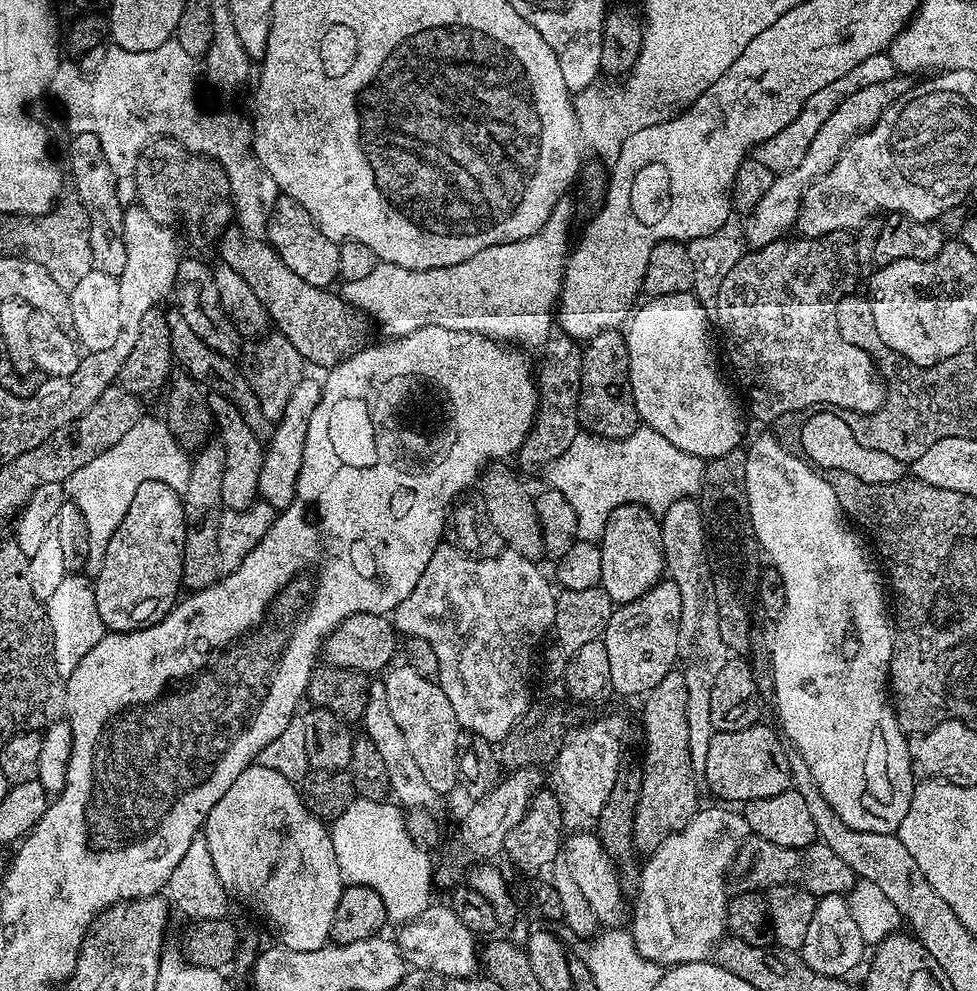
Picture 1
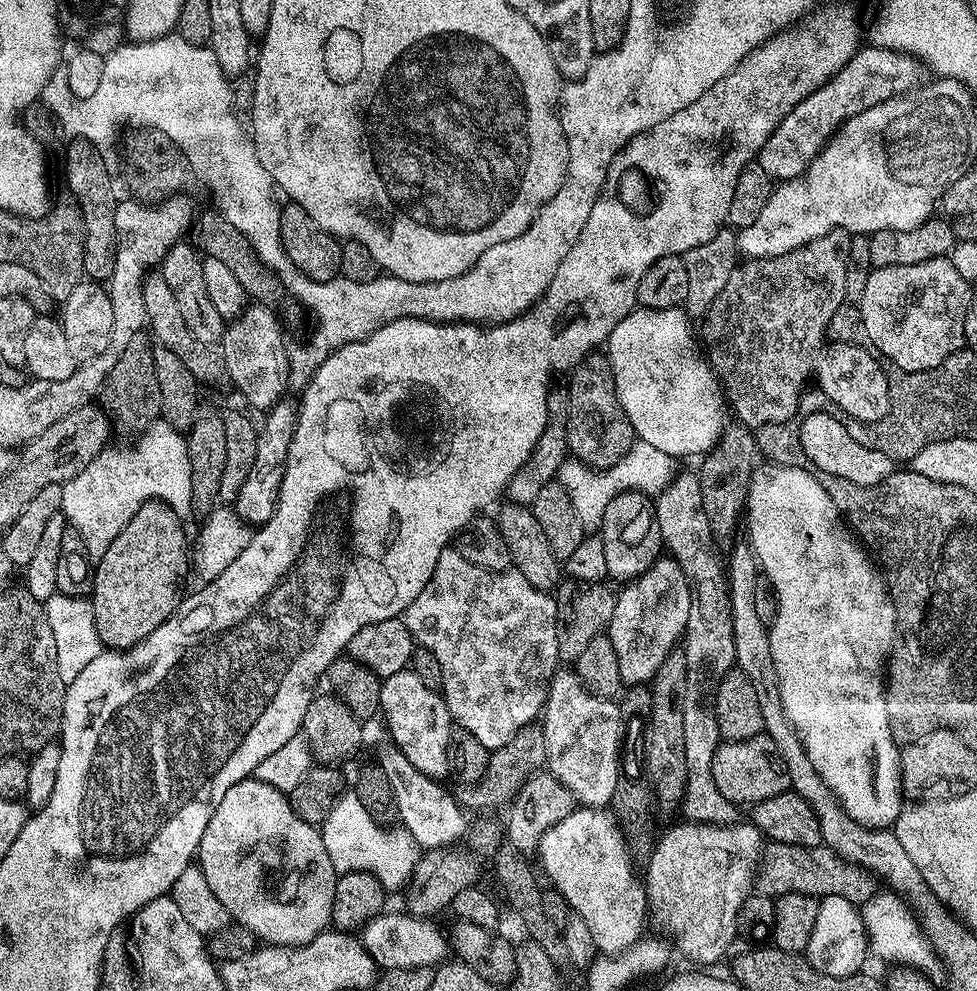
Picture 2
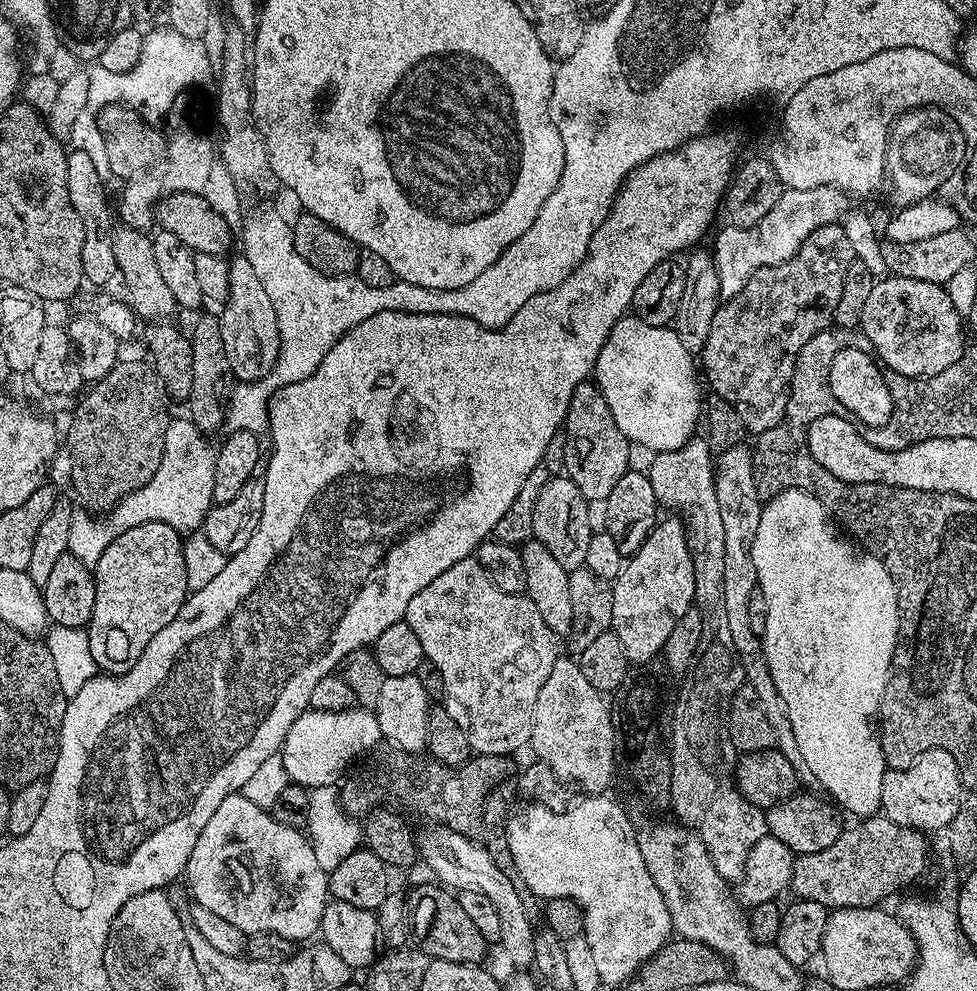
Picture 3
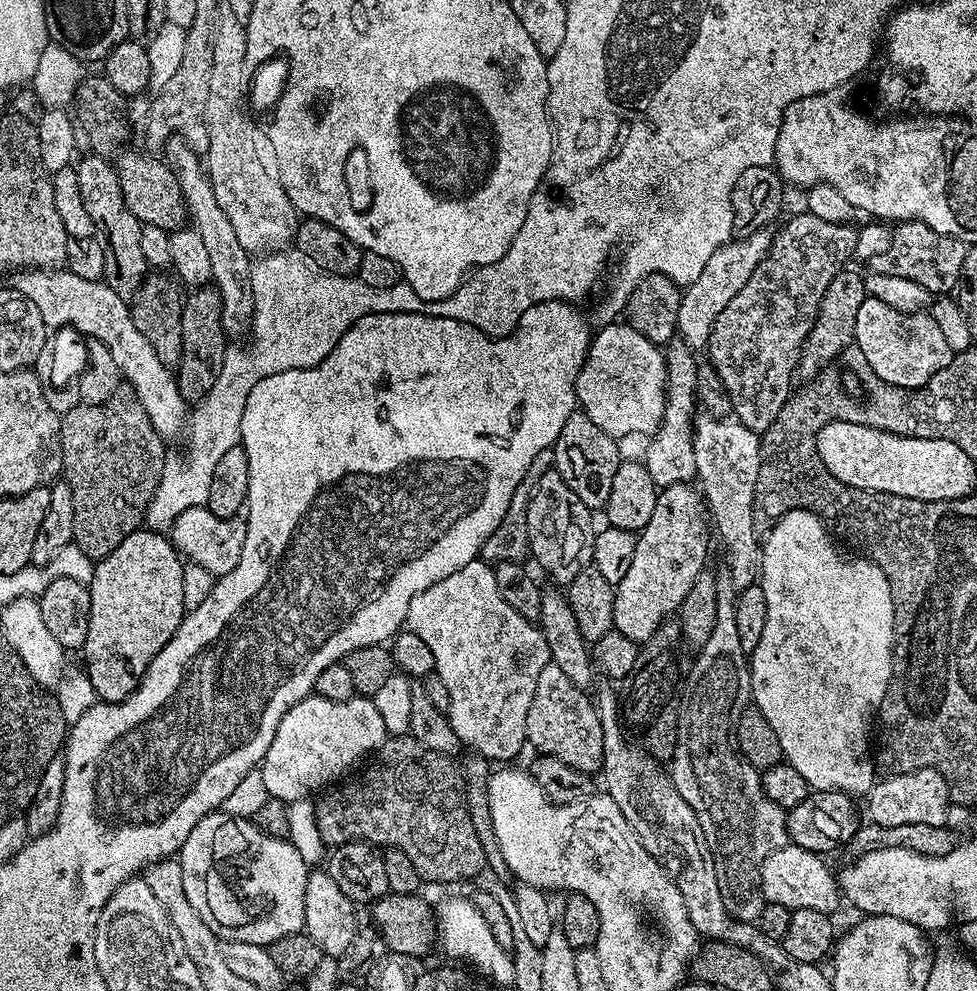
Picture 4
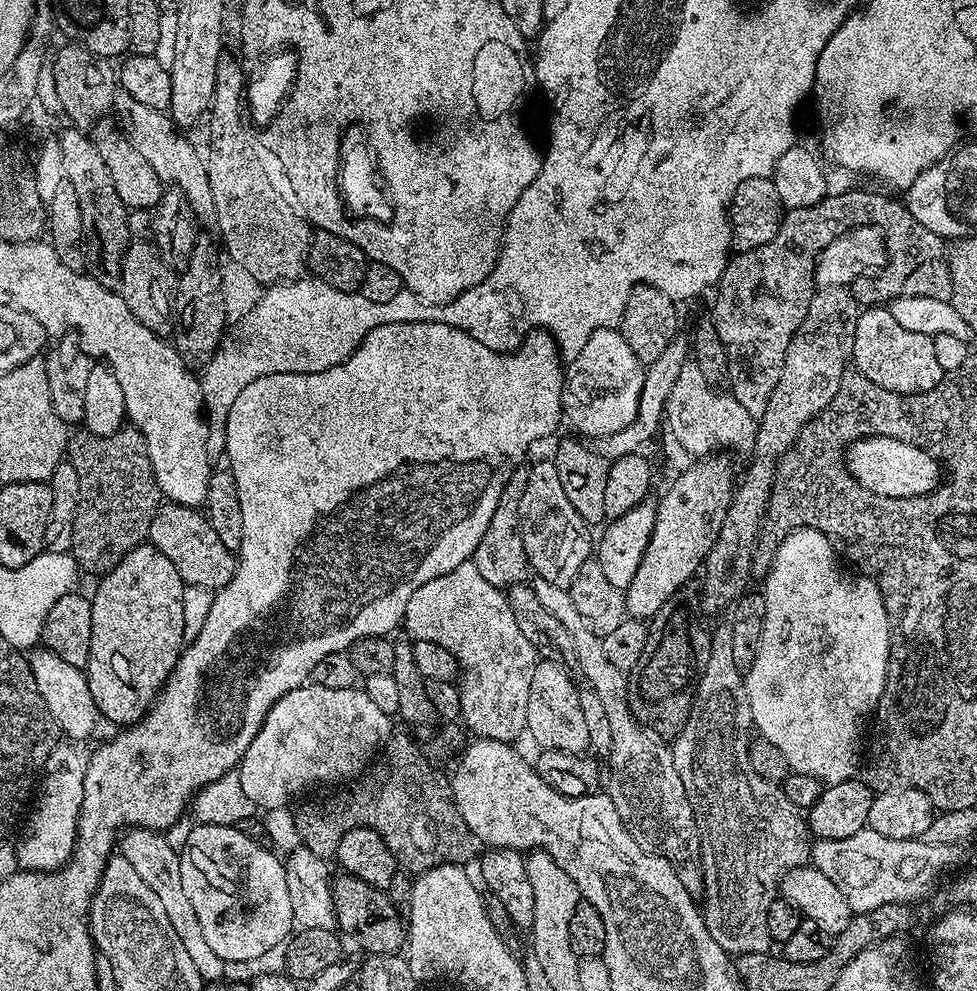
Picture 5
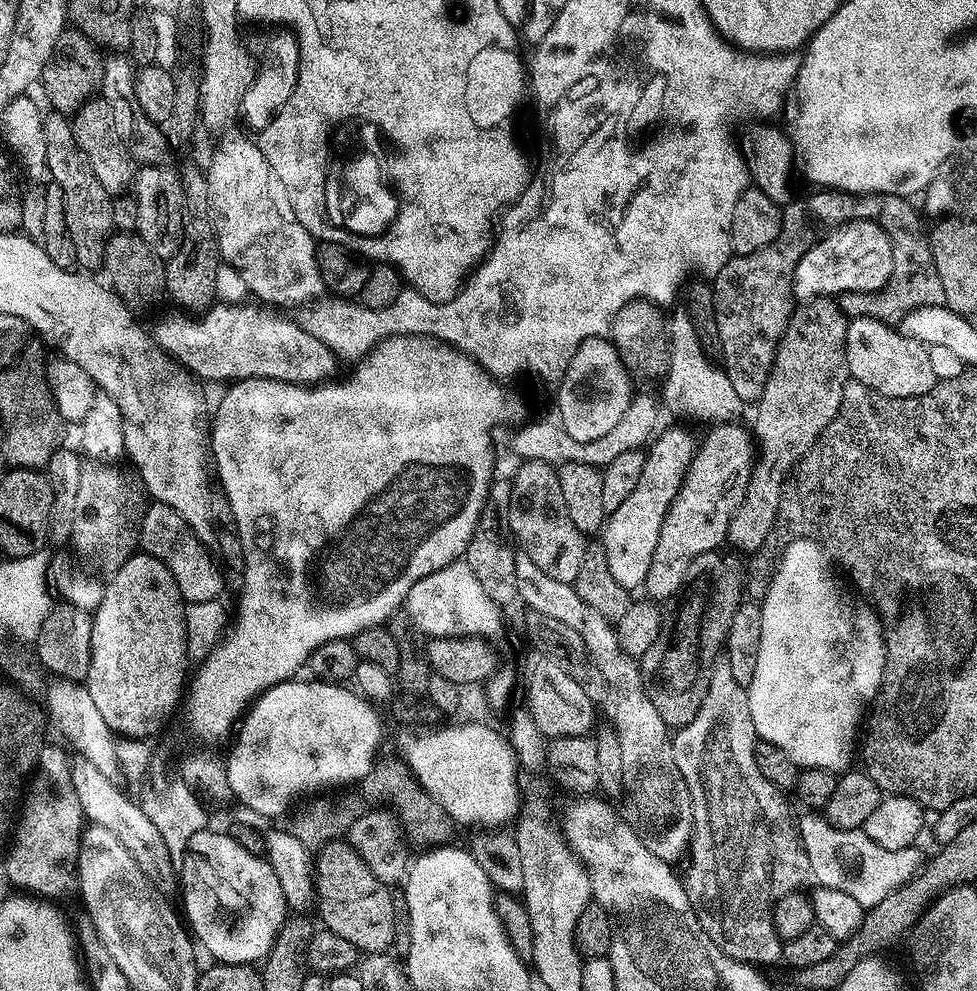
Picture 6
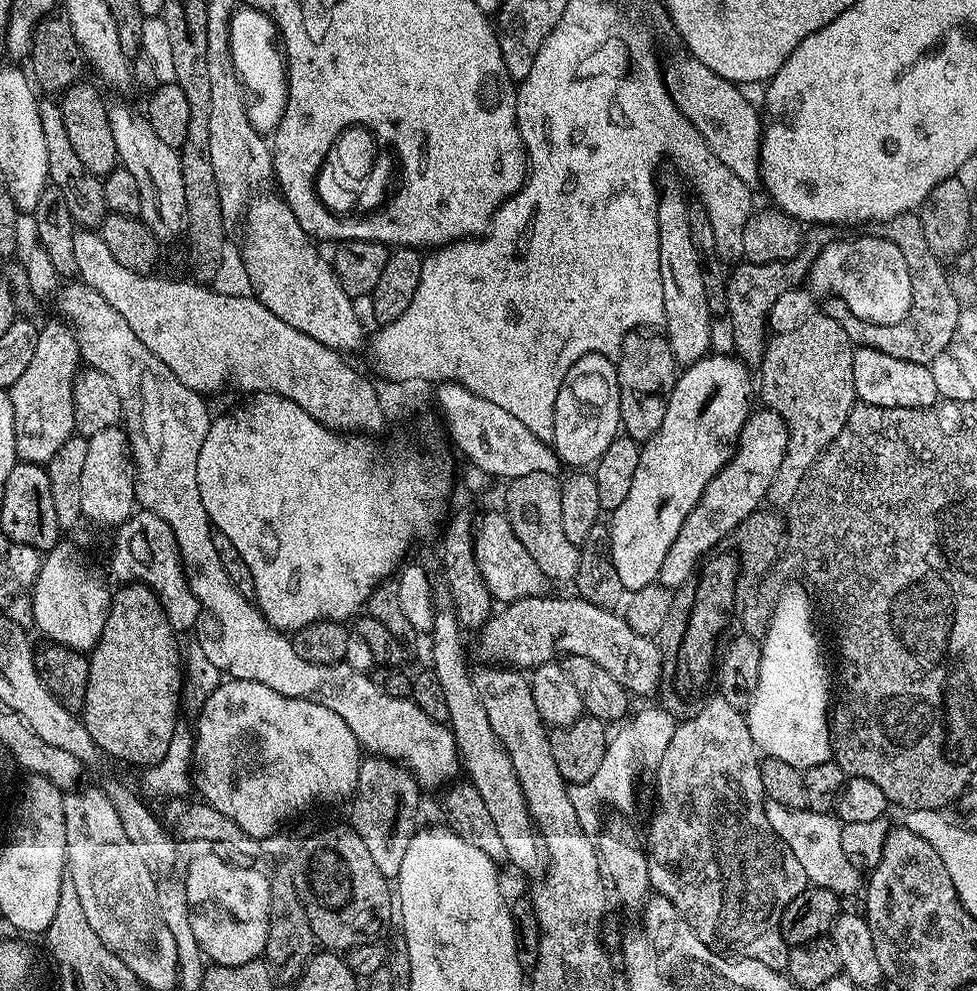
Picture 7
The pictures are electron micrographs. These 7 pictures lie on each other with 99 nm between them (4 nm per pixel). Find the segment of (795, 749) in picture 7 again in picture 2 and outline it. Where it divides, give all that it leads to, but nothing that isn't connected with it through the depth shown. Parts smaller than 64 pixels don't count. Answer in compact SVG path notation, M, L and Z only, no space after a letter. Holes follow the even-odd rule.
M768 466L765 472L753 471L746 503L749 532L747 535L750 537L752 551L758 561L759 571L767 576L776 597L776 617L772 622L768 637L770 638L770 654L774 658L774 670L778 674L778 682L782 690L782 706L786 710L786 718L790 718L801 742L806 746L806 754L810 754L810 762L814 762L814 770L818 770L818 774L822 774L822 782L826 782L826 786L834 790L846 814L850 814L854 822L867 828L891 829L902 811L900 752L896 741L892 738L884 697L886 661L892 650L892 640L896 637L896 611L892 605L888 585L878 571L873 557L854 539L853 533L845 525L844 517L834 506L830 494L826 494L826 490L816 480L815 475L807 467L804 467L805 469L803 467Z

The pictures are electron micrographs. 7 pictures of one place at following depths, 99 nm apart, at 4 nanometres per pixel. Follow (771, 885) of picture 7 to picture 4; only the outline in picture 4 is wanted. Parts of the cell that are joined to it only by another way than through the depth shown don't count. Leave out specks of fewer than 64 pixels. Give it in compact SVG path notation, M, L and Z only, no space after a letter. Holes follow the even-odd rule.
M720 578L717 579L716 585L718 586L718 607L719 616L717 616L716 631L713 632L712 638L708 642L708 647L705 648L704 655L700 657L700 663L696 664L694 672L688 672L689 682L688 691L680 691L680 702L676 710L676 745L672 751L672 758L670 761L670 775L674 786L678 790L678 794L682 798L686 798L686 802L690 806L690 810L694 810L694 814L698 818L698 822L702 826L702 834L706 834L706 842L712 851L714 858L714 866L718 874L718 886L720 893L724 899L726 910L732 916L733 920L742 924L751 924L759 921L762 910L765 906L765 899L762 895L761 889L758 887L760 884L760 867L768 857L774 854L774 850L785 848L790 842L788 839L788 818L785 809L778 806L778 802L771 800L767 794L764 793L764 787L760 781L761 773L750 762L746 762L746 758L740 752L740 747L736 738L736 723L745 708L749 707L752 699L752 669L750 667L749 657L742 650L742 644L738 642L738 628L736 618L736 598L738 595L737 589L734 587L731 579Z

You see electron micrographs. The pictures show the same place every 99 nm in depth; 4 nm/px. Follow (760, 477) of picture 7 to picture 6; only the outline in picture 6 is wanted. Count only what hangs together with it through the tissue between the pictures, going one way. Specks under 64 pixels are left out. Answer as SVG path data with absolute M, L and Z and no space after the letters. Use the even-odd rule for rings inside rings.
M722 424L709 432L662 522L658 546L654 546L654 558L650 558L650 570L646 570L642 588L653 601L664 602L672 597L687 574L690 562L728 540L728 527L744 500L757 459L757 441L742 425Z

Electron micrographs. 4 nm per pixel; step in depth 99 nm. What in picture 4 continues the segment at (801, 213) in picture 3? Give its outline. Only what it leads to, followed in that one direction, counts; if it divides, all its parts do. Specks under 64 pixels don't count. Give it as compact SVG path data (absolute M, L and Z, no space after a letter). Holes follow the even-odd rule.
M759 228L757 232L751 232L748 236L729 239L728 243L720 245L718 250L710 254L710 258L704 261L702 272L691 277L690 283L683 289L678 306L678 318L676 330L679 339L683 340L689 348L700 350L705 347L710 338L710 330L714 330L714 322L726 306L730 306L730 298L746 286L750 280L750 274L760 265L764 255L770 250L773 233L768 228Z

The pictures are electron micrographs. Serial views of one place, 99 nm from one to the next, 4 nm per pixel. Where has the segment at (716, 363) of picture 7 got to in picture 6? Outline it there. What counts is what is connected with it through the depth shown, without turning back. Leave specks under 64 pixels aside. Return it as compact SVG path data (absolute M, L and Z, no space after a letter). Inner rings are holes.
M668 428L662 432L647 449L638 486L634 486L633 492L623 500L622 506L618 506L618 510L607 513L603 524L602 543L606 550L606 563L610 565L610 575L618 581L618 586L629 590L639 589L643 585L646 570L650 570L650 558L654 558L654 546L658 546L662 522L697 454L698 444L692 441L686 429Z

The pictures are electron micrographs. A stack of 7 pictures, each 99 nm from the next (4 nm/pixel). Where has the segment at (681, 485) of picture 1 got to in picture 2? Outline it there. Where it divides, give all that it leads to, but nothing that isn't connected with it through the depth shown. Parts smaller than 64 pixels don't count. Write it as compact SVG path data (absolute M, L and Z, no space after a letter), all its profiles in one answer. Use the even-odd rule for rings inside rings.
M637 442L616 465L607 470L593 470L575 458L565 460L560 467L558 482L566 490L566 494L570 494L574 510L578 510L578 518L585 530L596 530L600 527L606 506L610 506L619 492L659 494L674 475L672 464L673 457L667 456L662 450L654 450L654 446Z

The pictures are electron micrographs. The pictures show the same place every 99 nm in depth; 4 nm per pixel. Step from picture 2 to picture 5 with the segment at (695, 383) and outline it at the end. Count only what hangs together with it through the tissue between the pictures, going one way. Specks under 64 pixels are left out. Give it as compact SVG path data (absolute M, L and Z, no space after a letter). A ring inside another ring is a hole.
M599 328L586 338L586 346L578 350L574 359L567 361L564 373L564 393L562 394L562 416L581 432L579 435L599 438L609 436L624 429L634 420L637 413L638 398L642 394L645 365L630 350L626 338L616 328Z

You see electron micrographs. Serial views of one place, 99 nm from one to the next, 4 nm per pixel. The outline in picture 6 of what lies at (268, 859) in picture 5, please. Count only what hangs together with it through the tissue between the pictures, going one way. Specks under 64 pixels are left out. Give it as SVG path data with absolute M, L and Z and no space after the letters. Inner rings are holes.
M205 830L190 838L184 860L178 867L178 876L179 873L180 884L184 887L185 913L183 912L183 915L199 947L201 949L204 947L213 956L211 958L213 961L222 964L252 966L263 961L268 951L272 949L272 943L276 941L278 930L283 926L290 912L288 905L284 903L278 874L274 874L267 859L263 855L246 850L227 831Z

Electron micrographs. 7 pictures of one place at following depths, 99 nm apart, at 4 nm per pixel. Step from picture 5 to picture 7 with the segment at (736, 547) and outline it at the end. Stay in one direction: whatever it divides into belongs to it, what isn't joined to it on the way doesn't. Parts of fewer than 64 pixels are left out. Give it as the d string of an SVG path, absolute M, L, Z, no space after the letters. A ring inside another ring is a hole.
M809 314L798 327L789 332L773 335L764 345L764 357L760 359L760 384L758 380L758 396L764 399L767 407L774 409L788 427L788 445L786 458L782 458L782 466L778 466L778 474L774 474L774 482L770 482L767 503L773 509L784 510L788 503L793 503L798 494L798 486L802 486L802 478L808 476L808 471L814 462L820 460L820 455L827 450L842 434L852 409L858 403L856 387L854 386L854 345L846 330L832 317L825 314Z

